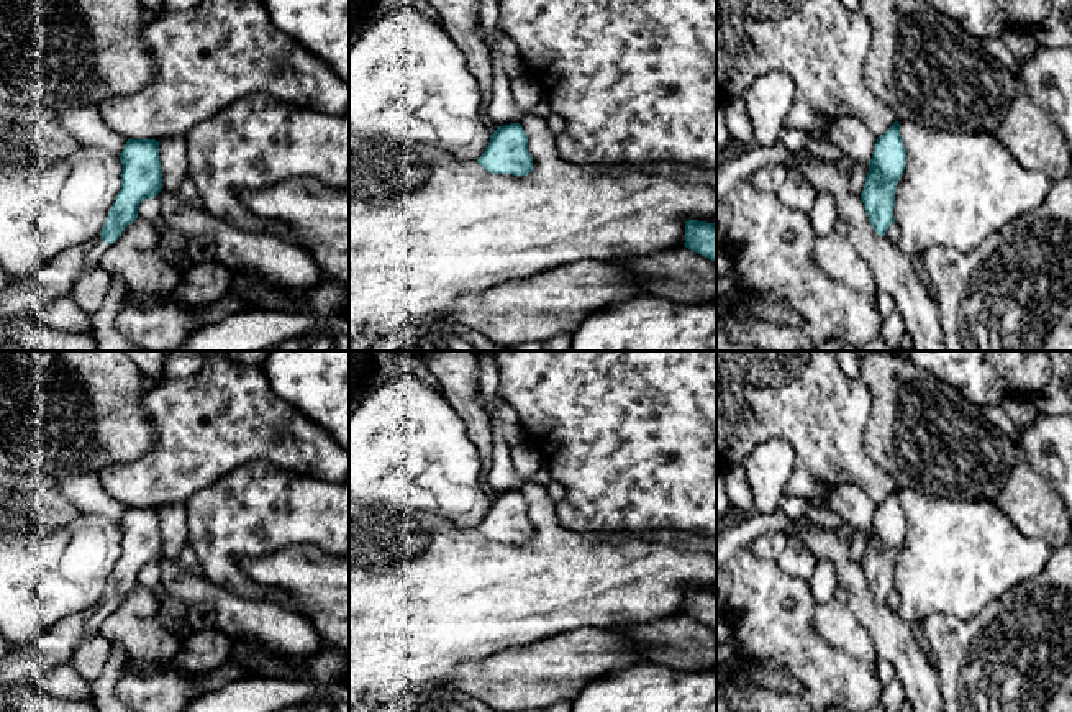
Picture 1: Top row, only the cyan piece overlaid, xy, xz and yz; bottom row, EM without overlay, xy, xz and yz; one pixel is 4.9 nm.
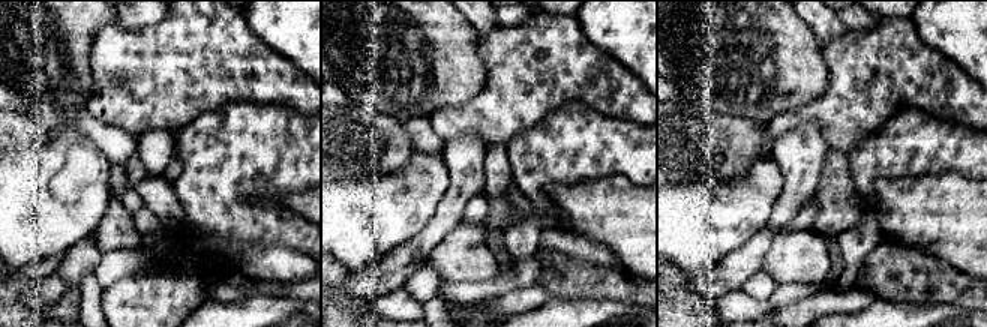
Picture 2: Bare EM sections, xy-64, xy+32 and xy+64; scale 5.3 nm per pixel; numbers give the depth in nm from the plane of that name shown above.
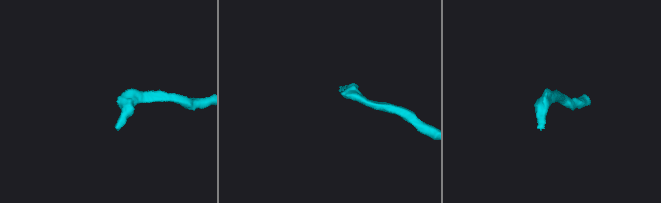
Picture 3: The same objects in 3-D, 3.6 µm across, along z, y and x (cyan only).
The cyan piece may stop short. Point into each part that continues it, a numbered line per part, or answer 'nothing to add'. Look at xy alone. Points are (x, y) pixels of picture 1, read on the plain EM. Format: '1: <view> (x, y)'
1: xy (54, 647)

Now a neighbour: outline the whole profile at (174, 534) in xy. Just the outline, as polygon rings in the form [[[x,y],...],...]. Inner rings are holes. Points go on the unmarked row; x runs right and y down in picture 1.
[[[169,504],[159,507],[162,556],[166,558],[179,559],[180,550],[189,543],[185,512],[187,504]]]

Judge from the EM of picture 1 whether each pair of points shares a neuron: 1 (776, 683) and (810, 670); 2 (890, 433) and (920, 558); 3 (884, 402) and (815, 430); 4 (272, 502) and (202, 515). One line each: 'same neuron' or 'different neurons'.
1: different neurons
2: different neurons
3: different neurons
4: same neuron

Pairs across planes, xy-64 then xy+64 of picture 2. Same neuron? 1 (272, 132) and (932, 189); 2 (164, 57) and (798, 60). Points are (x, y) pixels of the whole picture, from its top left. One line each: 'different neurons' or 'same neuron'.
1: different neurons
2: different neurons

